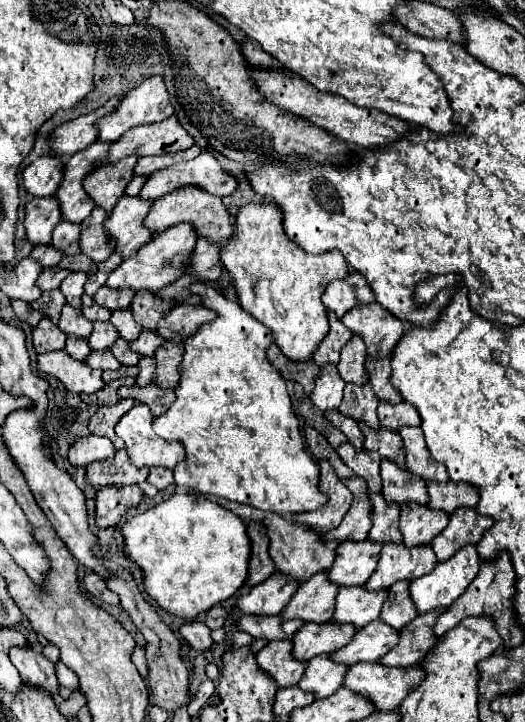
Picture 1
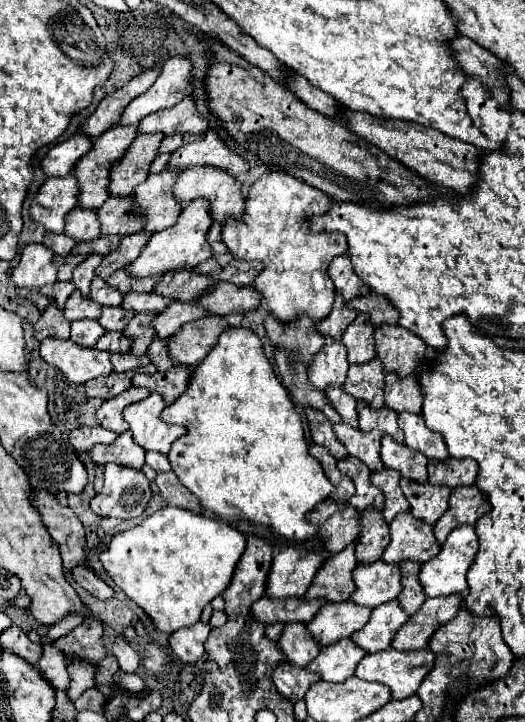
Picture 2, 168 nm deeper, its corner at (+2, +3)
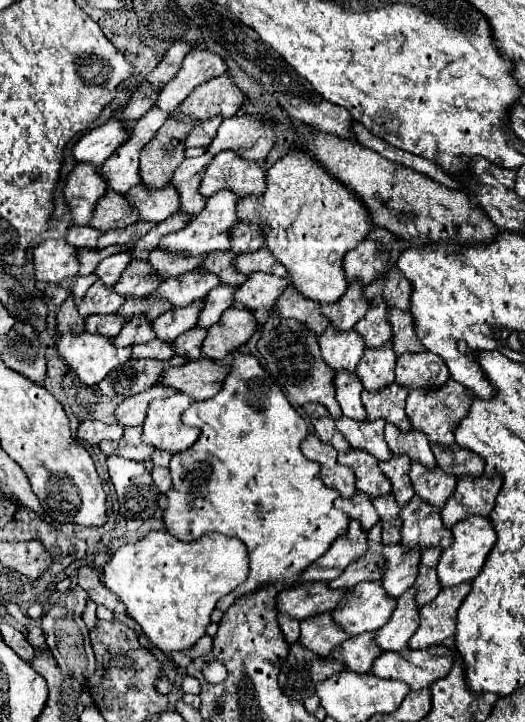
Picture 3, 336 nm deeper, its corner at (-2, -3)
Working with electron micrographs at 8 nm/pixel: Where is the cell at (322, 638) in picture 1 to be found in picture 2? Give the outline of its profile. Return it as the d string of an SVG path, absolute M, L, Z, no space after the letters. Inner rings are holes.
M353 601L325 603L325 607L321 607L321 611L307 627L313 633L313 637L319 639L319 643L325 647L343 637L351 637L369 621L371 611L373 609L361 607Z

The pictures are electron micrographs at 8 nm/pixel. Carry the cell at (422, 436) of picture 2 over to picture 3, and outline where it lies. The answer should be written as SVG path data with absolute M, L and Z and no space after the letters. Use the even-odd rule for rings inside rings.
M449 379L441 389L435 389L433 393L425 393L421 389L417 391L411 391L409 397L407 397L407 407L405 407L405 413L411 421L411 429L413 431L419 431L419 433L425 433L429 443L433 445L453 445L455 439L453 439L453 429L455 429L455 423L465 417L467 409L469 409L469 401L471 397L467 395L467 389L463 385L459 385L457 381Z

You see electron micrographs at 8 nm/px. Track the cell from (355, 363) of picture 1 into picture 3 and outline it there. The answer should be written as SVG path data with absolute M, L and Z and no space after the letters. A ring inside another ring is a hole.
M381 297L371 301L367 315L355 325L355 331L363 337L367 349L379 349L391 339L391 325L387 323L387 305Z

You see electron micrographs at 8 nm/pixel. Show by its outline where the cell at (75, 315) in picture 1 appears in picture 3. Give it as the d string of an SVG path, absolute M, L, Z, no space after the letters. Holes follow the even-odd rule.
M97 281L93 287L87 289L85 299L79 305L79 313L83 317L95 315L95 313L115 313L123 305L123 301L125 301L125 297L113 293L101 281Z

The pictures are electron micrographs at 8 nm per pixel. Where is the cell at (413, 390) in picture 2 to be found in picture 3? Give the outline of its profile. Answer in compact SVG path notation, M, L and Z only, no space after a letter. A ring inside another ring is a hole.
M405 353L397 357L397 379L395 383L401 383L401 387L413 389L425 389L433 391L447 383L449 371L445 361L435 353ZM433 365L433 373L431 373Z

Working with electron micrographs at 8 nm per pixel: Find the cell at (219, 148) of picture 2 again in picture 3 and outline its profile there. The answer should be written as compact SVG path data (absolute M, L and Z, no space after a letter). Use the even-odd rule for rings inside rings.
M243 115L225 119L217 129L215 139L209 147L205 147L205 151L211 155L217 155L221 151L233 151L247 161L261 163L273 147L273 141L275 133L271 127L263 125L257 117Z

